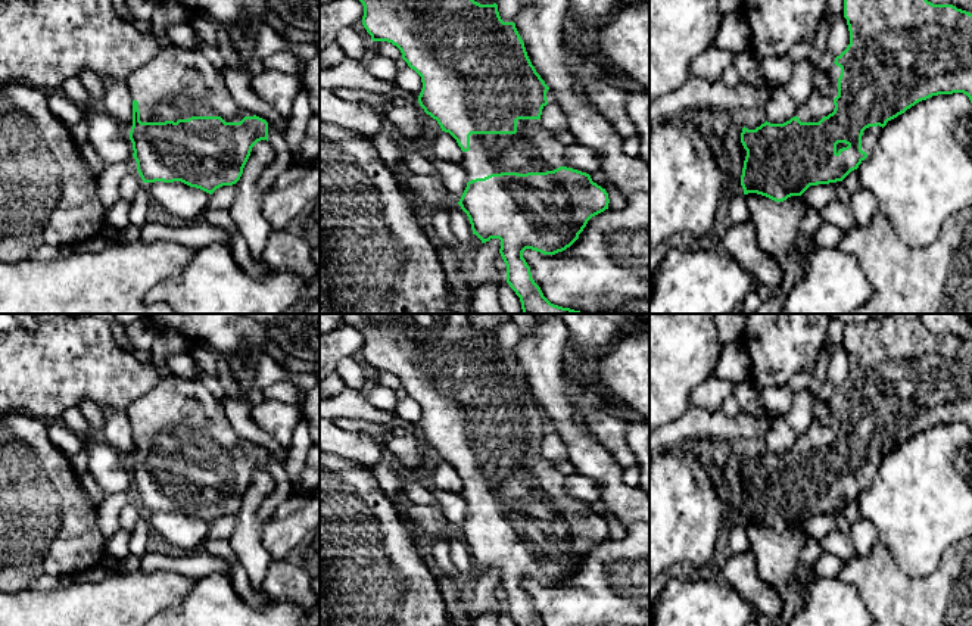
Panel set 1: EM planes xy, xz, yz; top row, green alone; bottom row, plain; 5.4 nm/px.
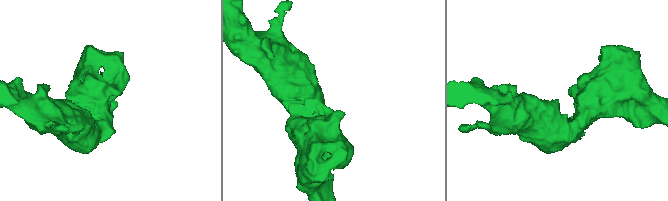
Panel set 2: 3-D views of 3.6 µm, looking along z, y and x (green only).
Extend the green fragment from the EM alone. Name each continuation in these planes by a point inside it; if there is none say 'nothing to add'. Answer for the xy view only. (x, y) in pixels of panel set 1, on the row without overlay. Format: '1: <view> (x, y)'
1: xy (178, 413)

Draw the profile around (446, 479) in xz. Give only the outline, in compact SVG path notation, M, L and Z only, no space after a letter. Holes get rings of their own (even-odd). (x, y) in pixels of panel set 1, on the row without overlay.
M442 461L430 473L433 476L436 489L443 492L461 493L462 480L449 463Z

